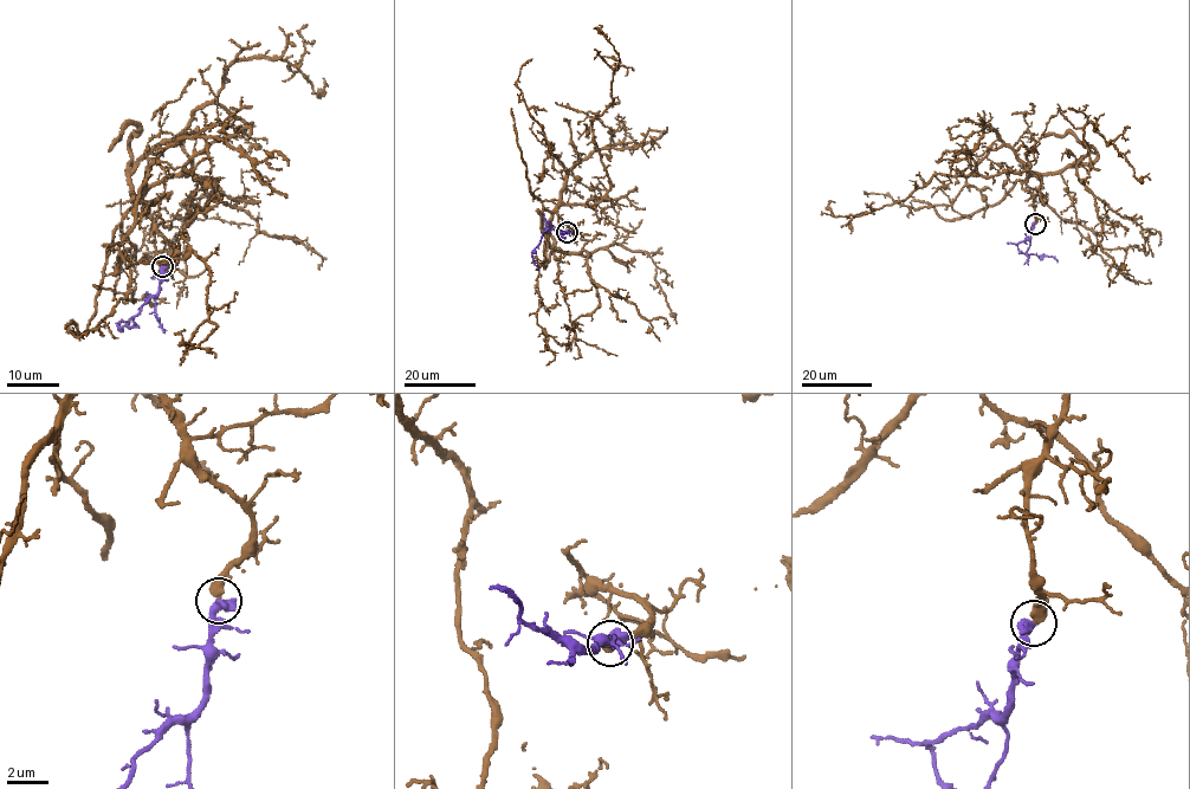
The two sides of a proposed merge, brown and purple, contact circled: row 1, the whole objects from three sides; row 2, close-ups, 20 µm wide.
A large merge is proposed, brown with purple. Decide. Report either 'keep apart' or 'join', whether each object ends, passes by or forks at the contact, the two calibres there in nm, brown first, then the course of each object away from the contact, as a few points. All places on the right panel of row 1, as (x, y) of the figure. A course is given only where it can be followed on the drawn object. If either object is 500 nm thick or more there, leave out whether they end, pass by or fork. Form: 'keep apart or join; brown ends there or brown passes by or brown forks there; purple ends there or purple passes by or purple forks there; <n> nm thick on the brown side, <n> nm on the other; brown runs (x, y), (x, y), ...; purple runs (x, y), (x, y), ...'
join; 500 nm thick on the brown side, 550 nm on the other; brown runs (1034, 222), (1040, 181), (1028, 163), (936, 174), (860, 215), (834, 217), (834, 202); purple runs (1034, 222), (1032, 238), (1016, 244), (1017, 249), (1027, 254), (1053, 257), (1058, 263)

